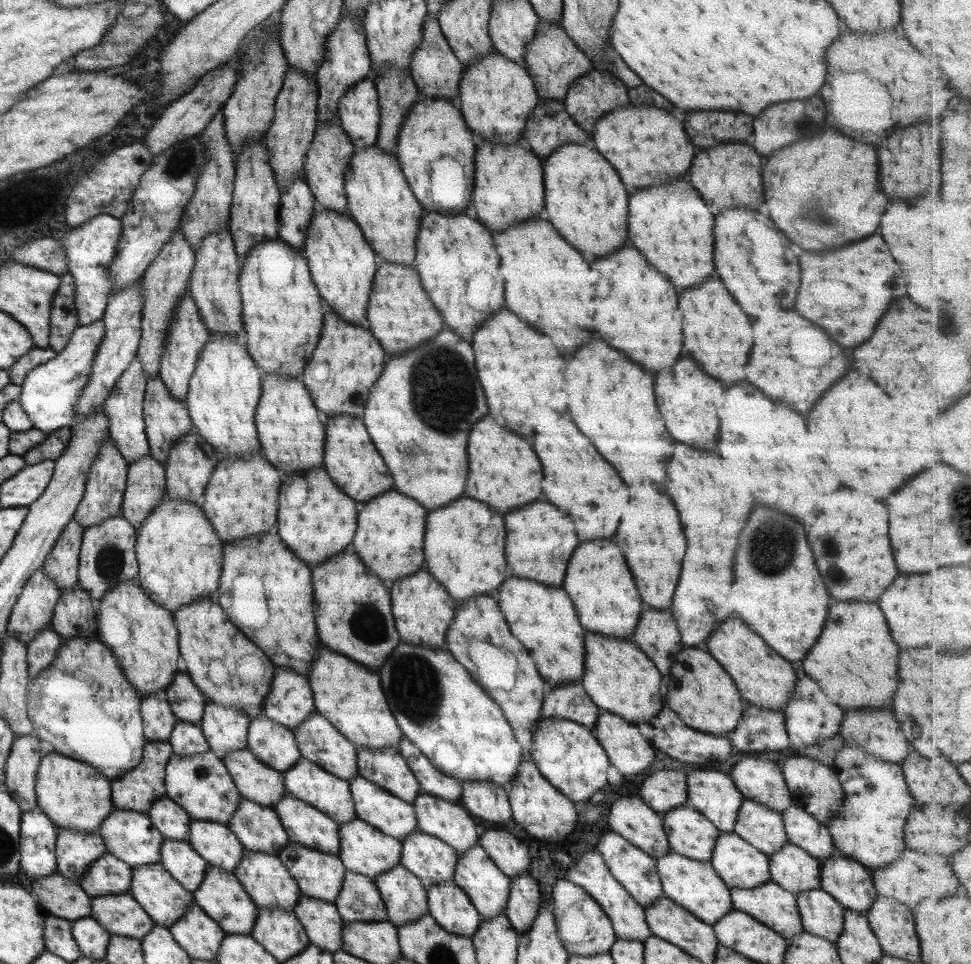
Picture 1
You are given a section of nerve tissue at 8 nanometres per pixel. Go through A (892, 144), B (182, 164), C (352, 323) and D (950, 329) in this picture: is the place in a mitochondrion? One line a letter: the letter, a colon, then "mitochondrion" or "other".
A: other
B: mitochondrion
C: other
D: mitochondrion

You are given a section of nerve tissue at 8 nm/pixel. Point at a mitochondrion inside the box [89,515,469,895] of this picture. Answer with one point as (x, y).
(415, 684)

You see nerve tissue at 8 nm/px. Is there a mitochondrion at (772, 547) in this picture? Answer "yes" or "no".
yes

